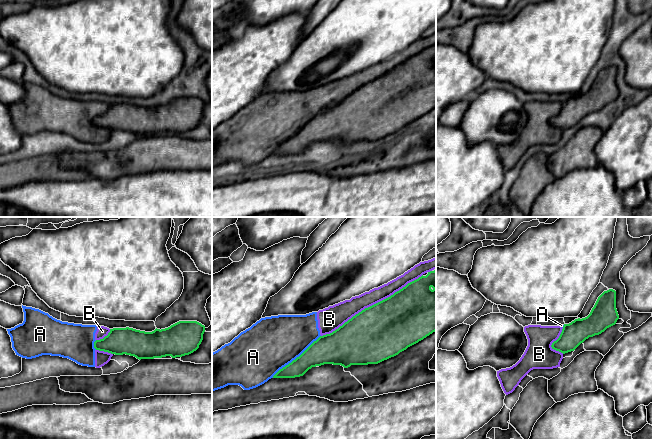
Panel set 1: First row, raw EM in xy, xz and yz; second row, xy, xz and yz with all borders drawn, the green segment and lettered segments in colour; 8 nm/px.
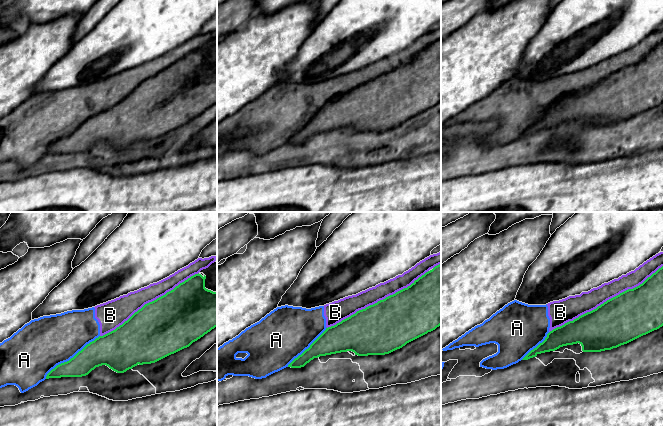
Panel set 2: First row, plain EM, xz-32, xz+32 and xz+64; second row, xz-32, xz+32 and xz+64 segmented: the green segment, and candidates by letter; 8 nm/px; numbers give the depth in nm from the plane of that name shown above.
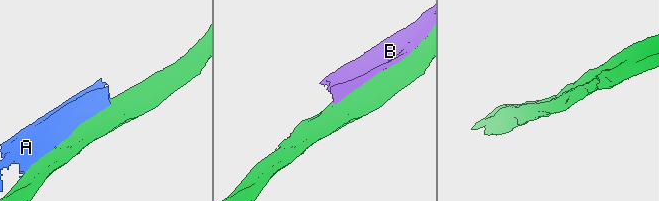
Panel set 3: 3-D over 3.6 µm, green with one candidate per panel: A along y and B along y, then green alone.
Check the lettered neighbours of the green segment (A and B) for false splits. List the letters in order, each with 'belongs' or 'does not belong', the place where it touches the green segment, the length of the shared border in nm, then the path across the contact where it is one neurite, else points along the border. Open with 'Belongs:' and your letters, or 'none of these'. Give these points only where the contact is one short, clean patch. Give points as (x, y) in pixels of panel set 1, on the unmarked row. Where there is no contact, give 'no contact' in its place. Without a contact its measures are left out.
Belongs: none of these
A: does not belong | xz (297, 133) | 500 nm
B: does not belong | xz (372, 81) | 950 nm

